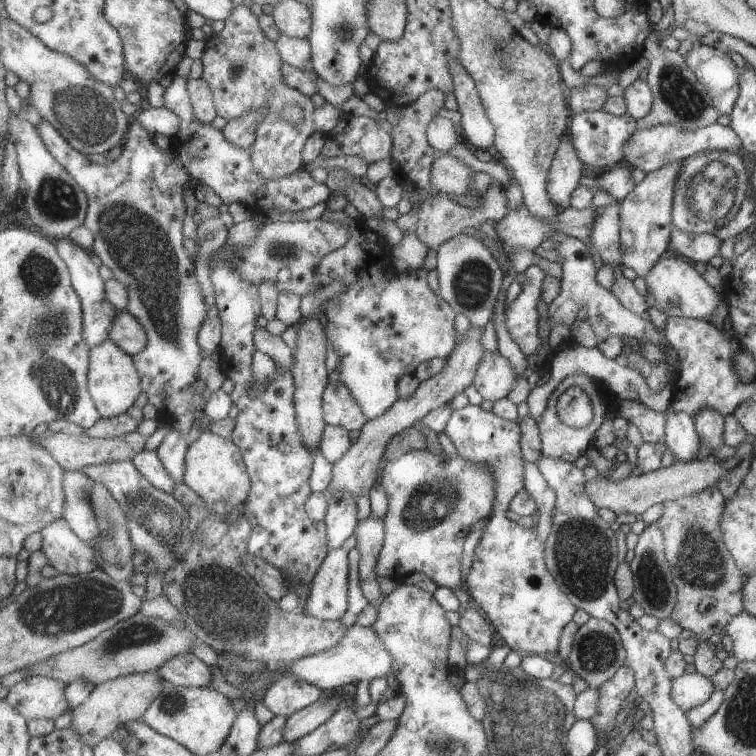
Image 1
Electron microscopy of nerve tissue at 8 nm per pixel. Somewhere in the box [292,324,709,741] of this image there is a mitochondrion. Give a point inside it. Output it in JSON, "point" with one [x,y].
{"point":[582,556]}

